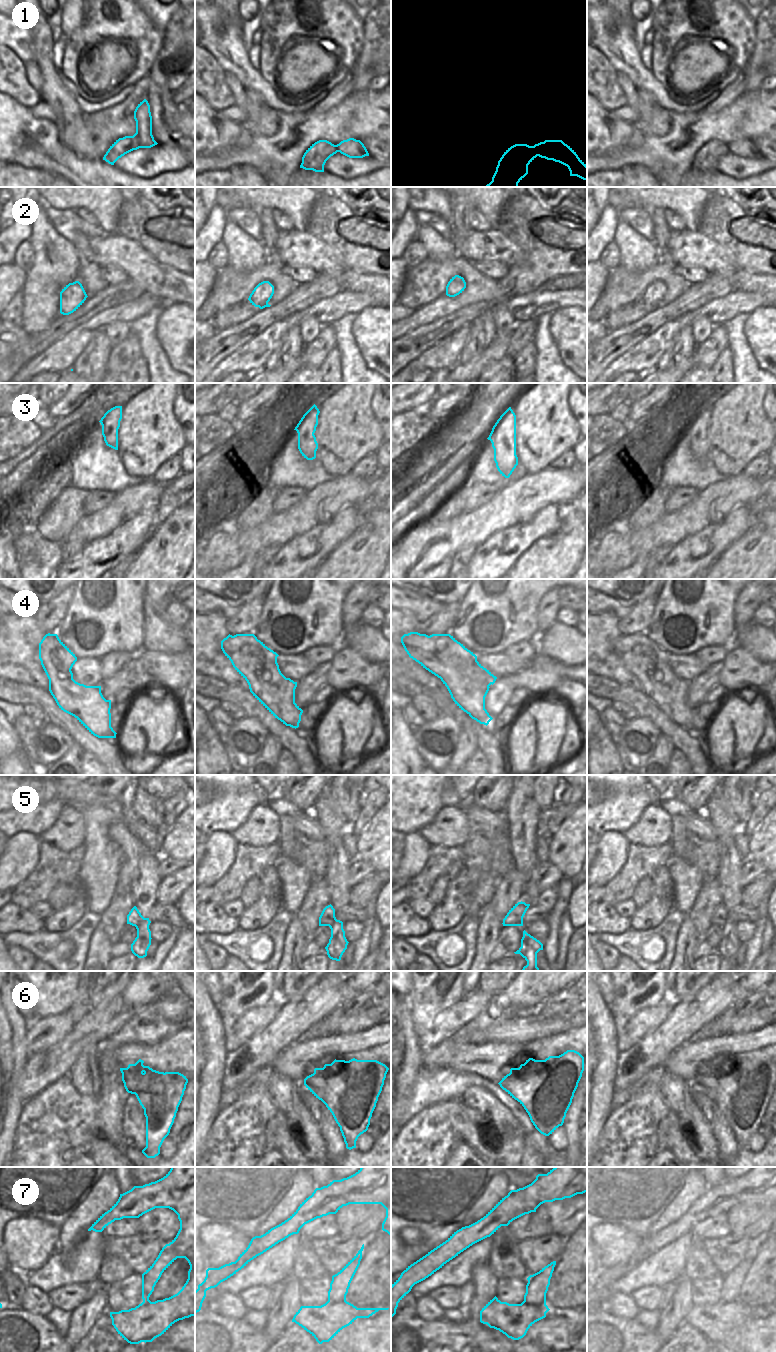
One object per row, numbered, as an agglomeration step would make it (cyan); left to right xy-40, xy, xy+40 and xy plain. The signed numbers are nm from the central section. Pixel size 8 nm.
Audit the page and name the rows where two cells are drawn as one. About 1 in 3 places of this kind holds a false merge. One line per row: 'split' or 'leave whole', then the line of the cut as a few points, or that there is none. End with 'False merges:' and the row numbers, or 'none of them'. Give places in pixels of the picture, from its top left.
1: split; cut in xy-40 along (154, 140), (150, 143), (142, 143), (139, 147)
2: leave whole; no cut
3: leave whole; no cut
4: leave whole; no cut
5: split; cut in xy-40 along (148, 919), (135, 926)
6: split; cut in xy along (353, 1069), (363, 1075), (363, 1087), (360, 1090)
7: leave whole; no cut
False merges: 1, 5, 6

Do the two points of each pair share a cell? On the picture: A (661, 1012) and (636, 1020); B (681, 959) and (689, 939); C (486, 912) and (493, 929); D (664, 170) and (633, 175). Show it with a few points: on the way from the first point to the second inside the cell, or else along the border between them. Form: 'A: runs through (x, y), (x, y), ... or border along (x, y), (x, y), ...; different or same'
A: runs through (655, 1015), (651, 1018), (642, 1019); same
B: runs through (684, 954), (689, 944); same
C: runs through (487, 916), (489, 925); same
D: border along (643, 166), (656, 176); different

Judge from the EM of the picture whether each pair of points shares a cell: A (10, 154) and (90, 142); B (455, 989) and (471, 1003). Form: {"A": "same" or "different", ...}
{"A": "different", "B": "different"}

